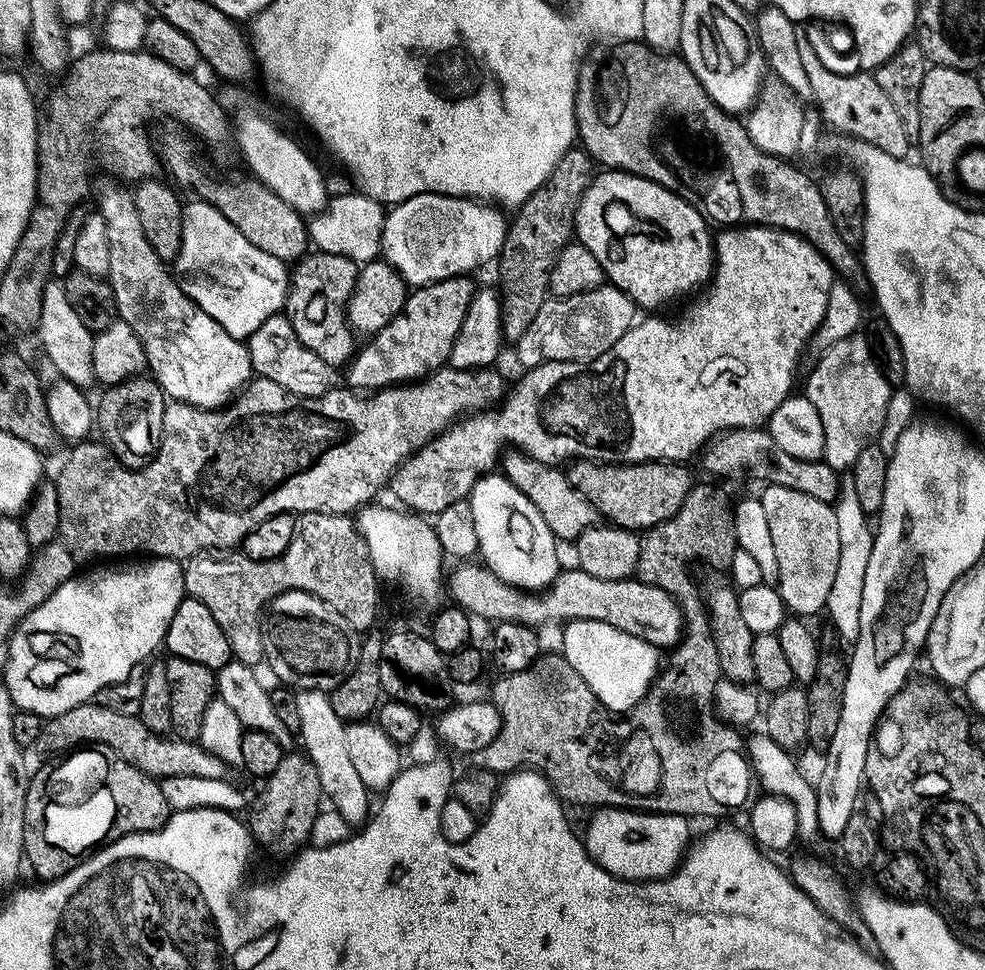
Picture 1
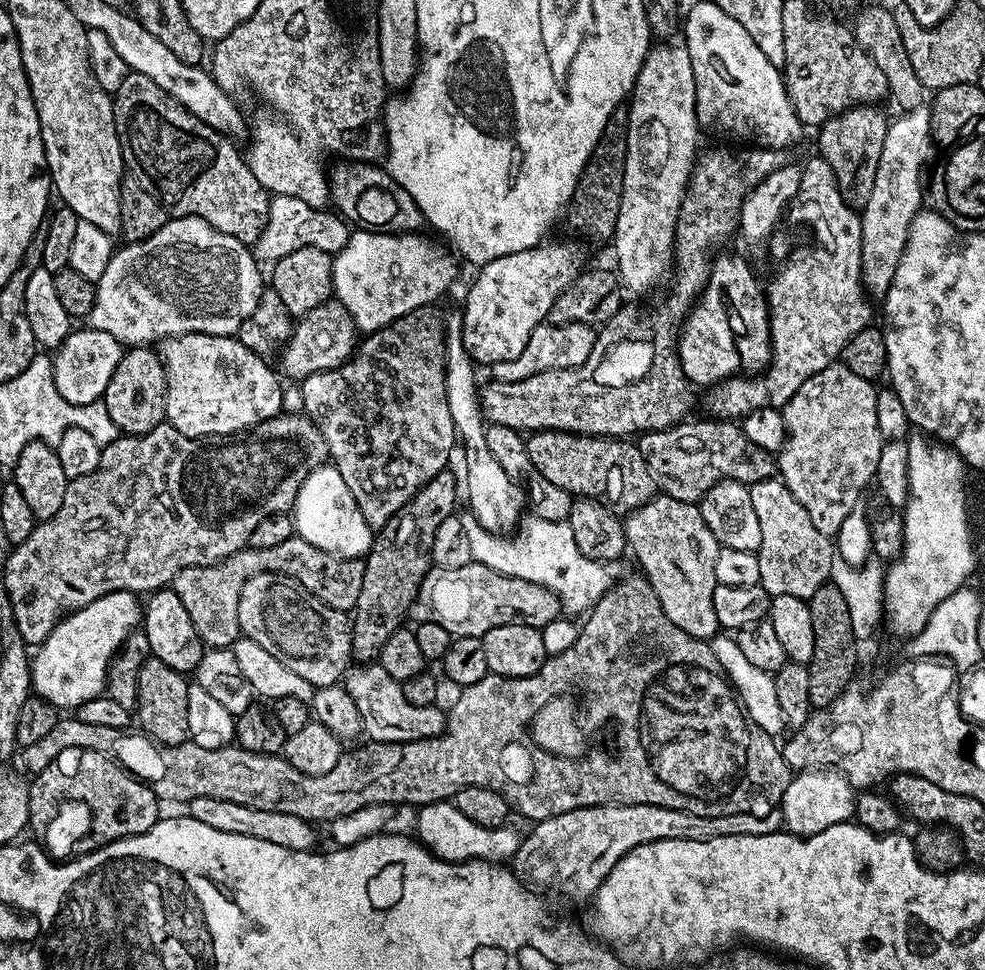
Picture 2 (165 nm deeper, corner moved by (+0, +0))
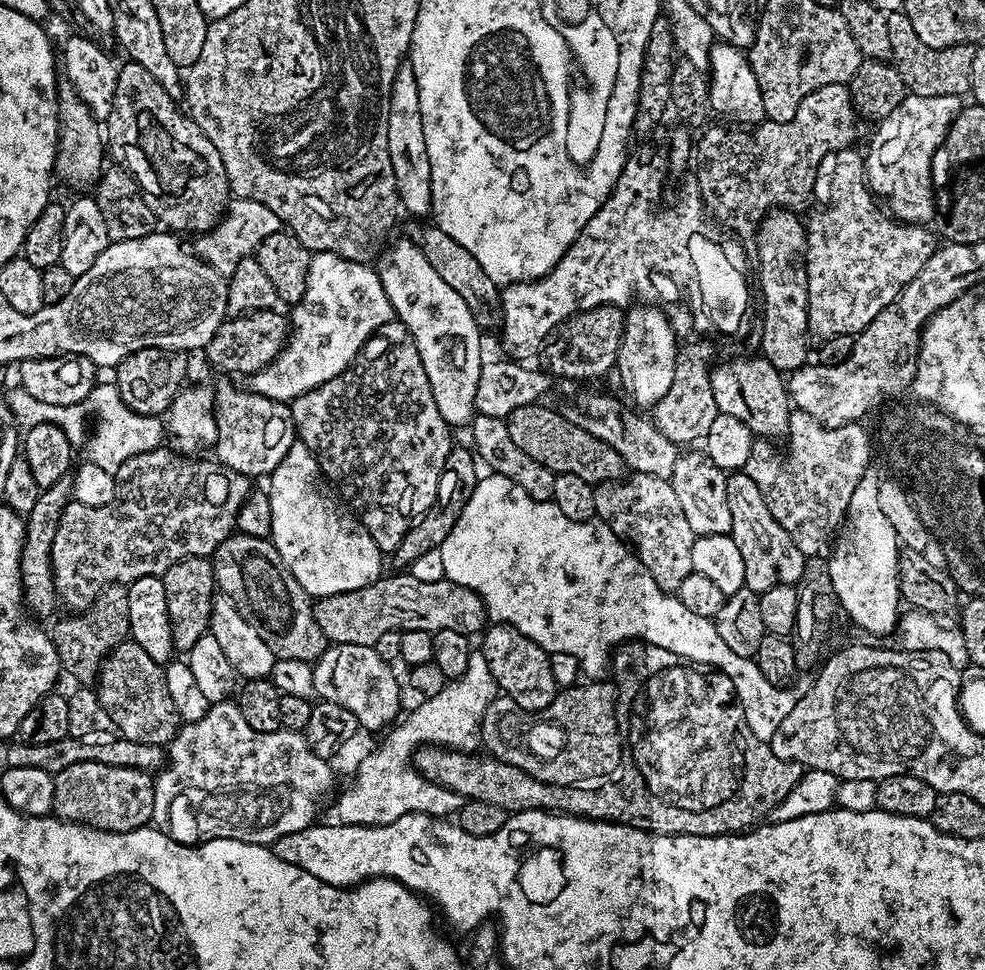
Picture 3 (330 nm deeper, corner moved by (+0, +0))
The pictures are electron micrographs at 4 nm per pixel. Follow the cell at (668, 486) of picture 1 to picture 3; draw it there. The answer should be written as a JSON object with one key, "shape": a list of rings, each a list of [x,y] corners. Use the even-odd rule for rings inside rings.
{"shape":[[[544,402],[518,406],[507,416],[510,442],[515,442],[525,454],[530,454],[542,466],[557,474],[578,474],[578,478],[592,485],[605,484],[611,480],[625,479],[626,467],[622,455],[606,442],[586,433],[566,418],[555,407],[547,408]]]}

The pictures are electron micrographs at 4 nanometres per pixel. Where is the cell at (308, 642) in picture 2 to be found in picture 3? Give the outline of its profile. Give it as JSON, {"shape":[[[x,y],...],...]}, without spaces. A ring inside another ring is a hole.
{"shape":[[[236,532],[217,546],[210,559],[216,571],[217,589],[234,602],[238,614],[254,626],[254,631],[266,646],[270,646],[277,660],[315,662],[330,647],[330,641],[324,637],[314,618],[313,597],[298,586],[298,578],[290,574],[271,539],[263,540]]]}

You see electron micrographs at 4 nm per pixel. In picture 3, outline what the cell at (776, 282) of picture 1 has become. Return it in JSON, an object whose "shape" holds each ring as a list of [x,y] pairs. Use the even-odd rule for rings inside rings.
{"shape":[[[852,146],[839,148],[822,158],[822,166],[818,166],[816,175],[814,200],[824,205],[806,220],[808,331],[813,337],[820,336],[821,341],[833,340],[836,336],[855,337],[863,328],[868,328],[870,322],[874,322],[874,318],[878,318],[878,314],[882,314],[882,310],[886,310],[886,306],[898,298],[910,278],[922,270],[938,247],[937,237],[932,237],[927,227],[902,224],[886,214],[868,186],[864,174],[864,156],[854,149]]]}

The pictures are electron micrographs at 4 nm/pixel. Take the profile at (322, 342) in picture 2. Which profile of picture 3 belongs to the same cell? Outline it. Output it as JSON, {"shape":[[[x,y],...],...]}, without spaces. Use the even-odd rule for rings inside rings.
{"shape":[[[265,310],[236,314],[225,319],[222,326],[206,345],[208,360],[220,372],[245,372],[251,374],[272,363],[290,339],[290,320],[280,310]]]}

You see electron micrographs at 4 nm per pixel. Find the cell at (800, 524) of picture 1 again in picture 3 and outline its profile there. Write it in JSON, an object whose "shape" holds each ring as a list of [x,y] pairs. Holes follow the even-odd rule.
{"shape":[[[736,470],[728,476],[726,494],[732,515],[731,537],[737,543],[745,563],[744,587],[762,593],[779,584],[799,585],[804,577],[806,557],[791,534],[772,516],[764,491],[750,478],[747,471]]]}

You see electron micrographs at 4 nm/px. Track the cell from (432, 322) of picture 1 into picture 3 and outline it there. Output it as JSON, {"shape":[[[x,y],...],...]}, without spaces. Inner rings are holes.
{"shape":[[[395,318],[389,324],[384,324],[366,341],[345,372],[330,378],[330,382],[322,382],[322,386],[302,394],[297,400],[291,401],[290,407],[292,423],[296,425],[299,443],[305,444],[316,456],[323,479],[325,481],[333,480],[336,483],[335,491],[338,493],[339,499],[351,509],[356,519],[360,521],[360,525],[370,534],[370,538],[374,538],[381,553],[395,553],[398,542],[402,542],[402,538],[411,530],[413,523],[427,514],[430,506],[435,502],[442,466],[446,466],[446,458],[454,447],[454,440],[451,436],[453,433],[450,431],[448,423],[442,418],[442,414],[438,414],[438,405],[435,404],[434,394],[430,390],[430,378],[426,378],[426,366],[422,366],[422,358],[418,354],[418,346],[414,346],[414,338],[410,334],[410,330],[406,330],[403,322]]]}

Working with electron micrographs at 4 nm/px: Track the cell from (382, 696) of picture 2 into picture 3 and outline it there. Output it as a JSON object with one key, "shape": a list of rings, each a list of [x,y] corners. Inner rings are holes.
{"shape":[[[332,644],[312,664],[314,690],[320,700],[346,706],[361,729],[384,730],[401,715],[400,684],[392,669],[393,665],[380,658],[373,646]]]}

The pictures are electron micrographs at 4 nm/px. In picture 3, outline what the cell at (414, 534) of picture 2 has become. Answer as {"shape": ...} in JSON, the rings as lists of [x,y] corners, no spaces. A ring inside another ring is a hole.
{"shape":[[[452,447],[446,458],[446,466],[442,466],[442,474],[438,478],[438,494],[435,502],[427,514],[413,523],[411,530],[402,538],[402,542],[398,542],[394,553],[394,559],[398,563],[411,566],[414,558],[419,558],[421,554],[426,554],[426,550],[434,550],[439,548],[442,542],[446,542],[450,530],[454,530],[454,522],[458,522],[466,502],[470,502],[470,494],[474,494],[478,479],[476,468],[478,469],[478,460],[471,447]]]}

